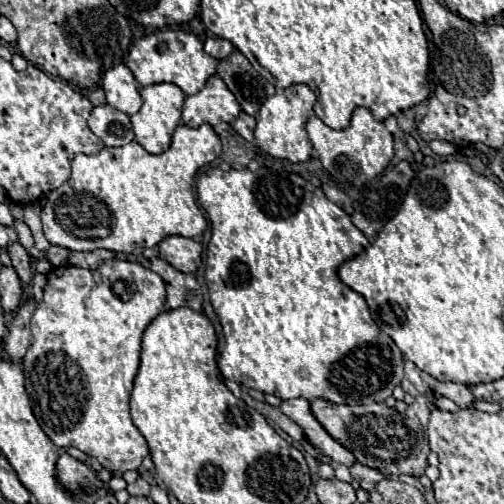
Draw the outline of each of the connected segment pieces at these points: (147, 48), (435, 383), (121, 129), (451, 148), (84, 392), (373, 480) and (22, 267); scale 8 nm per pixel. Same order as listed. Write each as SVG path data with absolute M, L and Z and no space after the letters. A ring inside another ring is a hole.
M158 30L150 36L140 38L134 42L130 48L126 64L132 70L136 82L140 86L152 86L152 84L162 84L170 82L176 84L186 96L196 94L204 88L206 80L216 74L218 60L208 56L202 48L202 42L184 30Z
M422 372L422 380L424 380L434 392L438 392L438 394L442 394L442 396L454 400L460 408L470 408L470 404L472 404L472 400L474 400L474 396L470 394L468 386L464 386L464 384L440 382L440 380L436 380L436 378L424 374L424 372Z
M104 104L96 106L88 118L88 128L106 144L106 146L124 146L134 140L134 132L130 126L130 118Z
M433 140L429 143L429 147L435 154L440 156L453 155L457 152L457 148L454 145L441 140Z
M106 260L96 270L84 270L62 264L48 272L44 298L32 316L32 346L22 358L26 374L26 392L32 400L32 412L46 436L58 446L74 446L94 456L102 466L118 472L138 470L148 456L148 444L130 420L130 392L140 366L142 334L160 314L166 300L166 288L158 274L138 262Z
M354 462L354 466L350 466L350 472L352 472L352 478L356 478L356 480L360 482L360 486L362 486L364 490L368 490L368 492L374 488L374 484L378 484L380 480L386 478L380 470L362 466L360 462Z
M20 242L10 244L6 250L8 250L8 256L10 256L10 260L12 260L12 268L16 270L18 278L20 278L20 282L22 282L22 288L26 288L26 286L30 284L32 276L34 276L32 262L30 262L30 260L32 260L30 254L22 248Z

